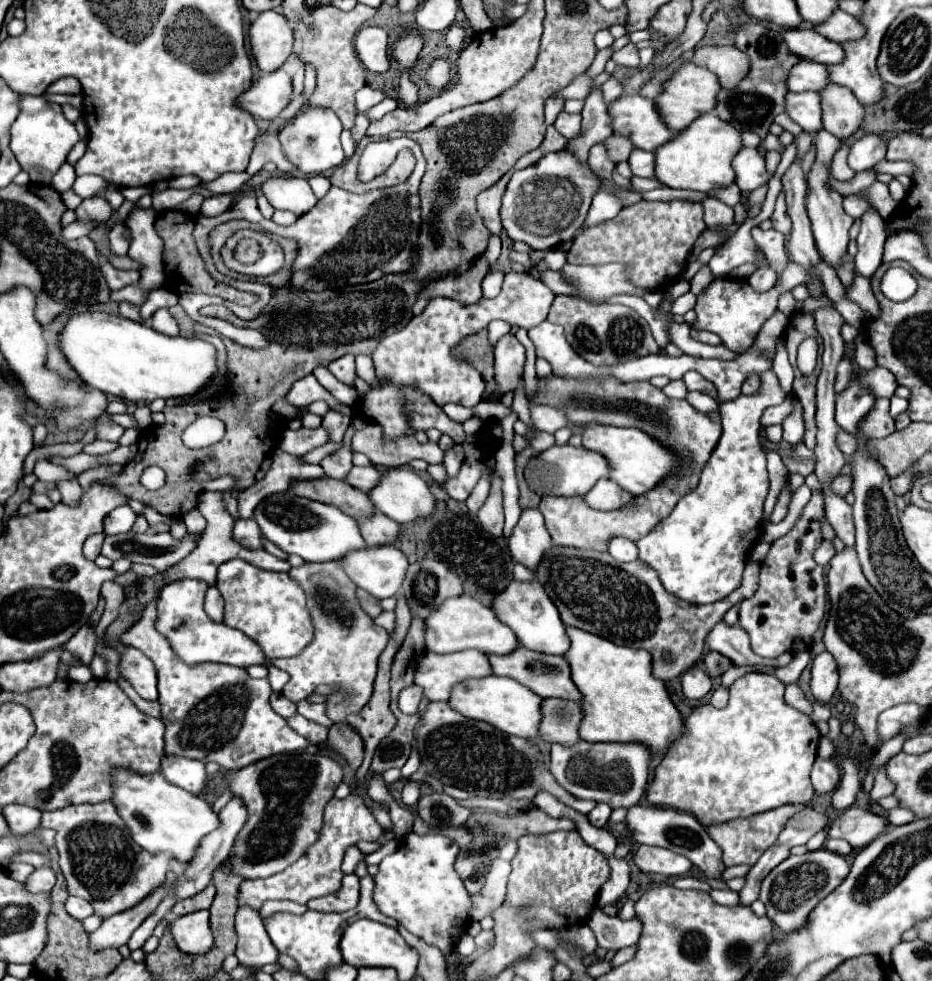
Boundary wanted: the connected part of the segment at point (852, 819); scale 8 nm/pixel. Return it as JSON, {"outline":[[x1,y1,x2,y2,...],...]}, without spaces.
{"outline":[[850,807,842,811,828,827,828,837,846,839,854,849,864,849,868,843,892,829,886,817,880,817,872,811]]}

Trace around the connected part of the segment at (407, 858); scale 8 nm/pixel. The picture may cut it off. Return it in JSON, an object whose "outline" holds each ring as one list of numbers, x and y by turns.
{"outline":[[410,831,402,841,396,853,388,855,382,863,380,863,380,871,374,877,374,901,378,905,378,909,396,919,400,925,404,925,410,933,414,933,416,937,424,939,428,945,434,945,442,951,442,955,450,955,452,949,456,947,458,939,466,933,468,925,470,925,470,907,472,907,472,899,470,893,466,891,462,879,458,877,458,873,454,871,454,861,458,857,458,843,446,835,440,833,426,833,426,835,418,835,414,831]]}

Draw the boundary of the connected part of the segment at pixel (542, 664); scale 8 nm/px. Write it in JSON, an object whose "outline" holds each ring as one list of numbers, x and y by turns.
{"outline":[[518,647,518,653,510,653,510,657,490,657,490,663,494,665,494,673,500,677,510,677,516,679,518,683,526,685,540,697,560,697,560,699,570,699,570,701,582,701,582,693,574,685,570,677,570,665,564,657,554,657,554,655,544,655,536,653,524,647]]}

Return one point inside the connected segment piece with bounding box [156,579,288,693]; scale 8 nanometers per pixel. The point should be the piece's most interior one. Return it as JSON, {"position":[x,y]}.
{"position":[181,617]}

